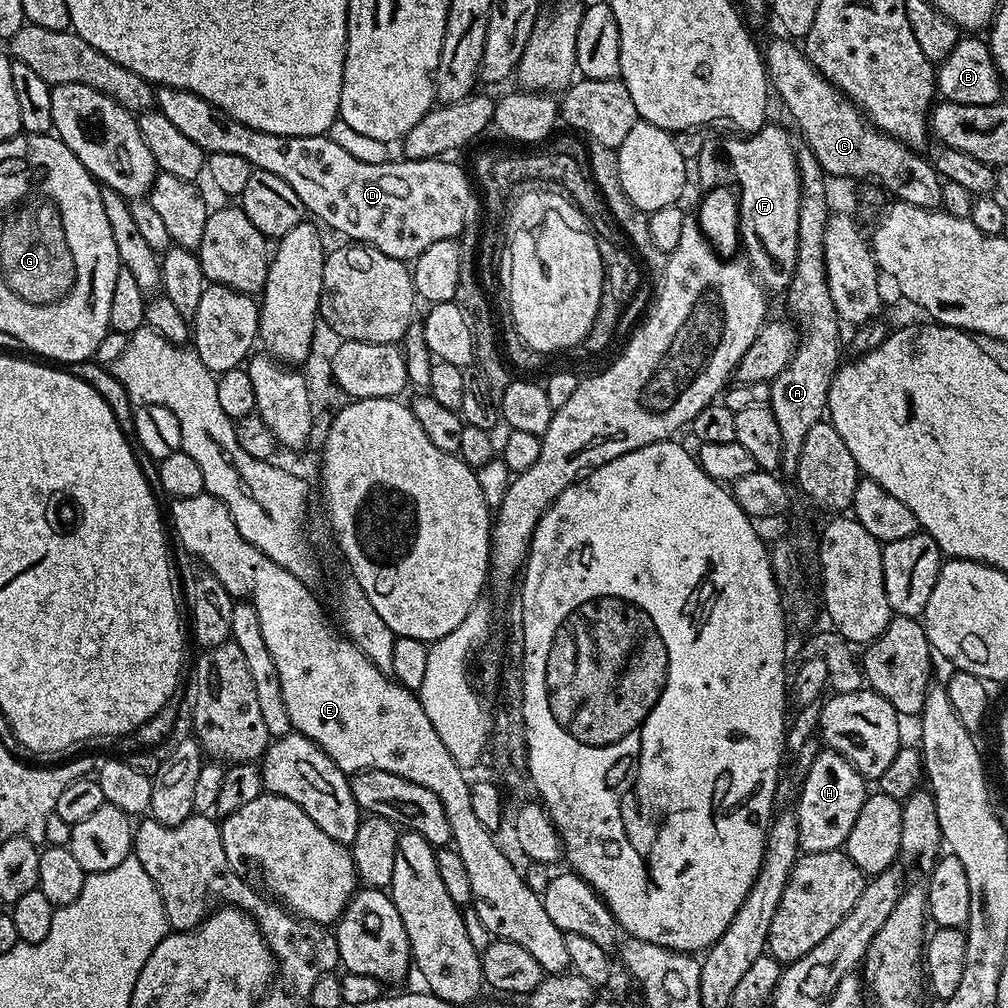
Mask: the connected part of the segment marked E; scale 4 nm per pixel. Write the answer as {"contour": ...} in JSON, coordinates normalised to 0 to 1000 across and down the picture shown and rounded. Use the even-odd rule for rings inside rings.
{"contour":[[[200,487],[196,489],[194,493],[172,495],[170,499],[170,527],[171,524],[175,527],[175,532],[179,535],[180,542],[190,551],[188,553],[189,553],[191,557],[201,560],[203,563],[207,563],[212,569],[212,573],[216,573],[216,577],[220,577],[220,581],[224,581],[224,585],[230,592],[238,593],[238,591],[250,591],[250,603],[254,606],[254,619],[258,622],[258,624],[256,624],[258,638],[261,646],[268,654],[270,654],[272,661],[274,662],[276,677],[278,678],[278,684],[280,685],[280,696],[284,696],[284,708],[290,717],[291,723],[300,727],[304,732],[308,732],[308,736],[314,738],[314,740],[318,742],[342,768],[360,766],[362,762],[374,762],[375,764],[383,764],[387,768],[393,768],[395,771],[403,772],[405,775],[413,776],[415,779],[419,779],[425,784],[430,784],[431,788],[436,790],[436,795],[438,796],[439,804],[442,806],[442,812],[445,813],[448,839],[452,842],[452,846],[461,858],[462,867],[465,869],[468,891],[467,900],[469,902],[472,901],[472,909],[476,912],[477,919],[480,920],[482,924],[488,925],[484,927],[487,927],[491,932],[514,935],[514,938],[522,938],[522,942],[526,942],[526,946],[530,946],[532,953],[539,958],[541,965],[563,965],[565,957],[563,955],[563,947],[562,946],[560,926],[550,917],[549,912],[547,912],[542,905],[542,899],[540,898],[537,886],[535,884],[531,885],[531,883],[516,870],[515,863],[508,858],[509,854],[505,852],[505,850],[500,849],[498,843],[492,838],[491,828],[484,825],[482,819],[478,819],[478,815],[474,813],[474,808],[470,805],[467,777],[461,772],[461,770],[463,770],[461,763],[456,762],[450,752],[447,751],[441,738],[438,737],[438,732],[435,732],[435,724],[431,724],[431,720],[427,720],[427,712],[423,712],[423,704],[417,698],[416,689],[414,689],[412,686],[405,686],[400,680],[394,678],[386,668],[381,667],[378,663],[373,661],[371,657],[367,657],[367,653],[364,649],[362,649],[353,639],[350,639],[349,636],[345,634],[344,630],[338,629],[336,626],[333,628],[332,625],[329,624],[328,617],[325,616],[324,609],[321,608],[320,601],[313,596],[313,591],[310,588],[311,584],[307,582],[307,580],[300,578],[292,569],[288,569],[288,565],[280,565],[280,562],[276,562],[276,558],[264,554],[264,550],[260,550],[260,546],[256,546],[256,542],[252,542],[246,538],[244,534],[236,528],[236,522],[232,522],[232,514],[228,514],[228,506],[224,506],[224,502],[219,496],[212,494],[206,488]]]}

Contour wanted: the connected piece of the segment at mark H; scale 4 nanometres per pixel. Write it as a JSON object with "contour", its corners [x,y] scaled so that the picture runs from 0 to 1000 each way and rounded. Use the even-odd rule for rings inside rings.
{"contour":[[[813,744],[798,766],[798,777],[794,779],[794,793],[790,800],[795,846],[828,845],[840,838],[843,823],[847,823],[847,812],[851,812],[851,804],[855,804],[857,799],[857,781],[857,771],[846,758],[835,752],[835,748]]]}

